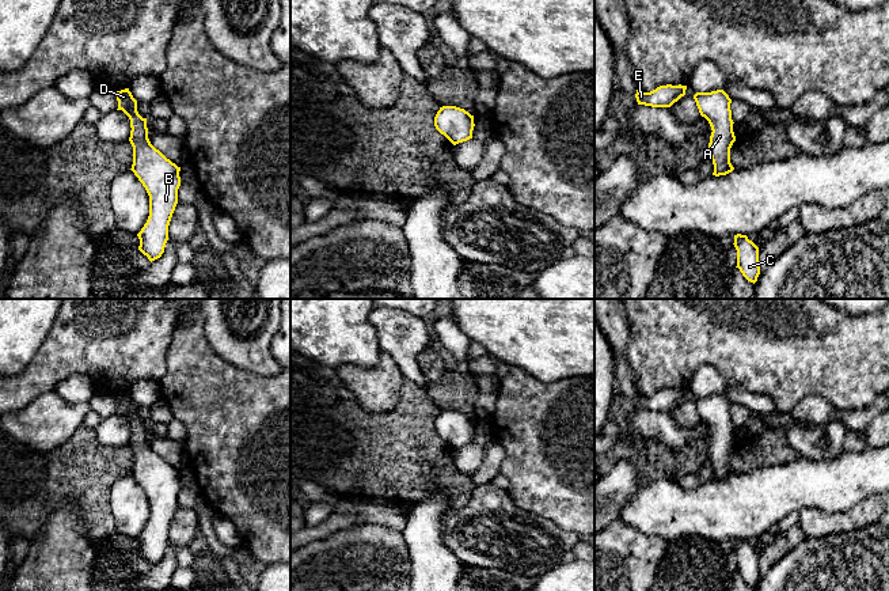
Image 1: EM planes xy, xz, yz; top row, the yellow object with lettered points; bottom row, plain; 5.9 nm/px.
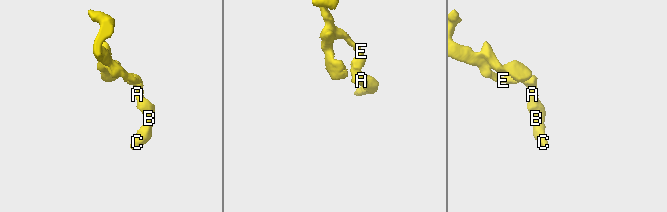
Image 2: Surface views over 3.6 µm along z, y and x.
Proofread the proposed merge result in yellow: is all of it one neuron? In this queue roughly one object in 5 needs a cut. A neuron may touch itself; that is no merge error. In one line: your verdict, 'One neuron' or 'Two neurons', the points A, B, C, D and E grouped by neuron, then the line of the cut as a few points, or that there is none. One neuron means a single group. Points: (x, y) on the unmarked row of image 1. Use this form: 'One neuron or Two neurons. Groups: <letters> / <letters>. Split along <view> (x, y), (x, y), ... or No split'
One neuron. Groups: A B C D E. No split

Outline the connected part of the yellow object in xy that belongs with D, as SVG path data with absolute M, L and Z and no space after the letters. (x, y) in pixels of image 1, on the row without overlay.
M129 393L117 395L118 413L130 424L129 446L133 451L132 476L149 500L149 520L141 535L138 554L152 567L162 561L168 545L168 530L178 508L181 481L178 471L156 454L148 443L147 423L137 416Z

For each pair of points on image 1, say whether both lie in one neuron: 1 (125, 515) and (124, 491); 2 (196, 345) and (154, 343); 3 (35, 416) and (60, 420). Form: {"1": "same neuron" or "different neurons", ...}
{"1": "same neuron", "2": "different neurons", "3": "same neuron"}

